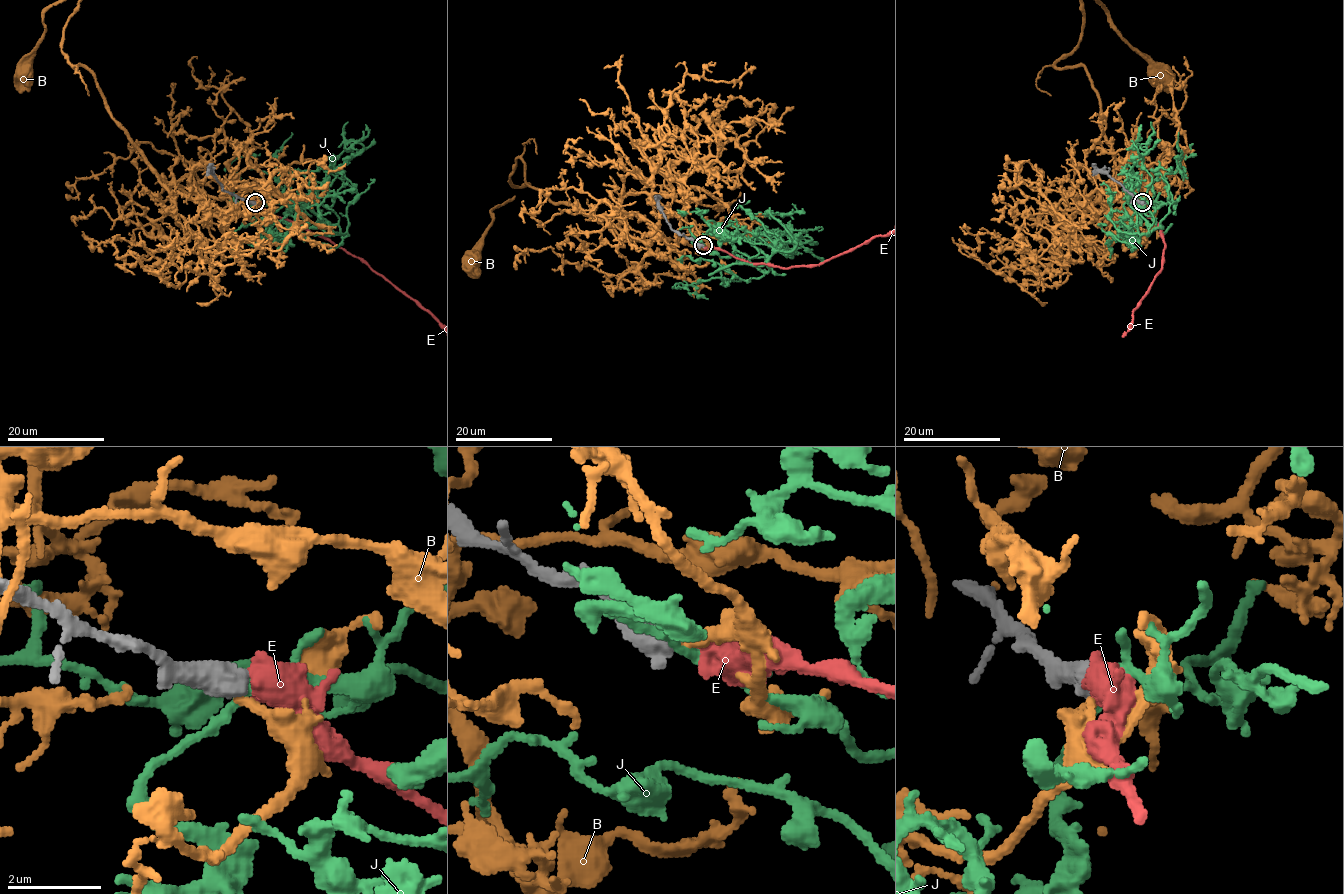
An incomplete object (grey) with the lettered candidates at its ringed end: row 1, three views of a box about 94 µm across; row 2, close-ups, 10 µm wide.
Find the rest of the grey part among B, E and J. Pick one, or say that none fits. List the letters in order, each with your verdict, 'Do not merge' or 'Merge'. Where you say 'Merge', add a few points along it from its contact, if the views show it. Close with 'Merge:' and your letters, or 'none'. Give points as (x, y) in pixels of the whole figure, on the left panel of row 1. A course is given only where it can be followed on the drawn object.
B: Do not merge
E: Merge
J: Do not merge
Merge: E

